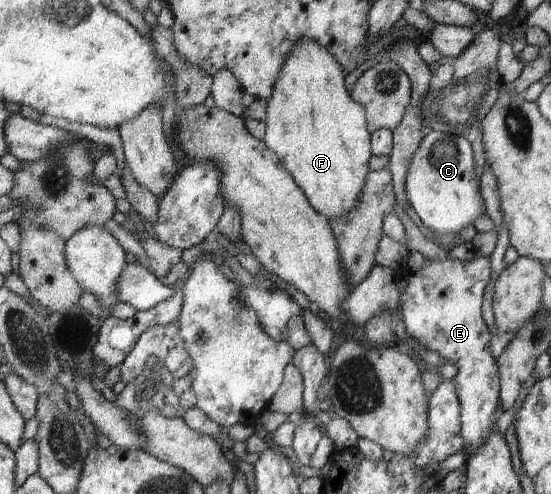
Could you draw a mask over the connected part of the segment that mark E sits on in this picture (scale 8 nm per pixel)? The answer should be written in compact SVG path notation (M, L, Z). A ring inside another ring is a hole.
M480 255L471 260L452 259L448 256L444 260L427 259L419 271L410 272L404 293L399 297L402 307L402 319L405 322L408 336L417 340L424 348L436 351L442 359L454 364L458 371L451 379L456 386L460 402L461 434L465 439L464 453L477 450L485 437L496 428L493 419L499 401L499 369L497 361L490 352L491 333L482 318L482 301L484 288L491 278L490 257Z

